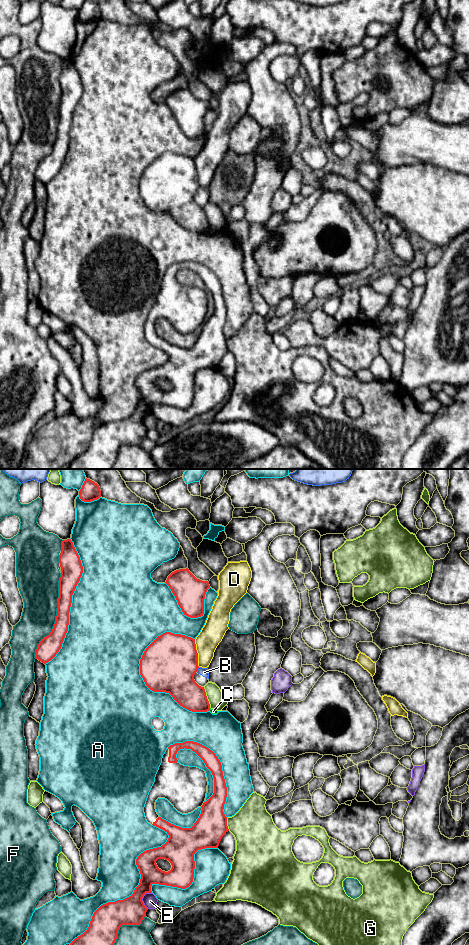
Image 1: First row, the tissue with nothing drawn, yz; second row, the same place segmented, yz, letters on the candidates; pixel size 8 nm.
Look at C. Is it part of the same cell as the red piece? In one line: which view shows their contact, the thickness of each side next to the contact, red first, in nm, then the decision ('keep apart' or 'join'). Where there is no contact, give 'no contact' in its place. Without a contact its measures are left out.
contact in yz; calibres 220 and 50 nm; keep apart

